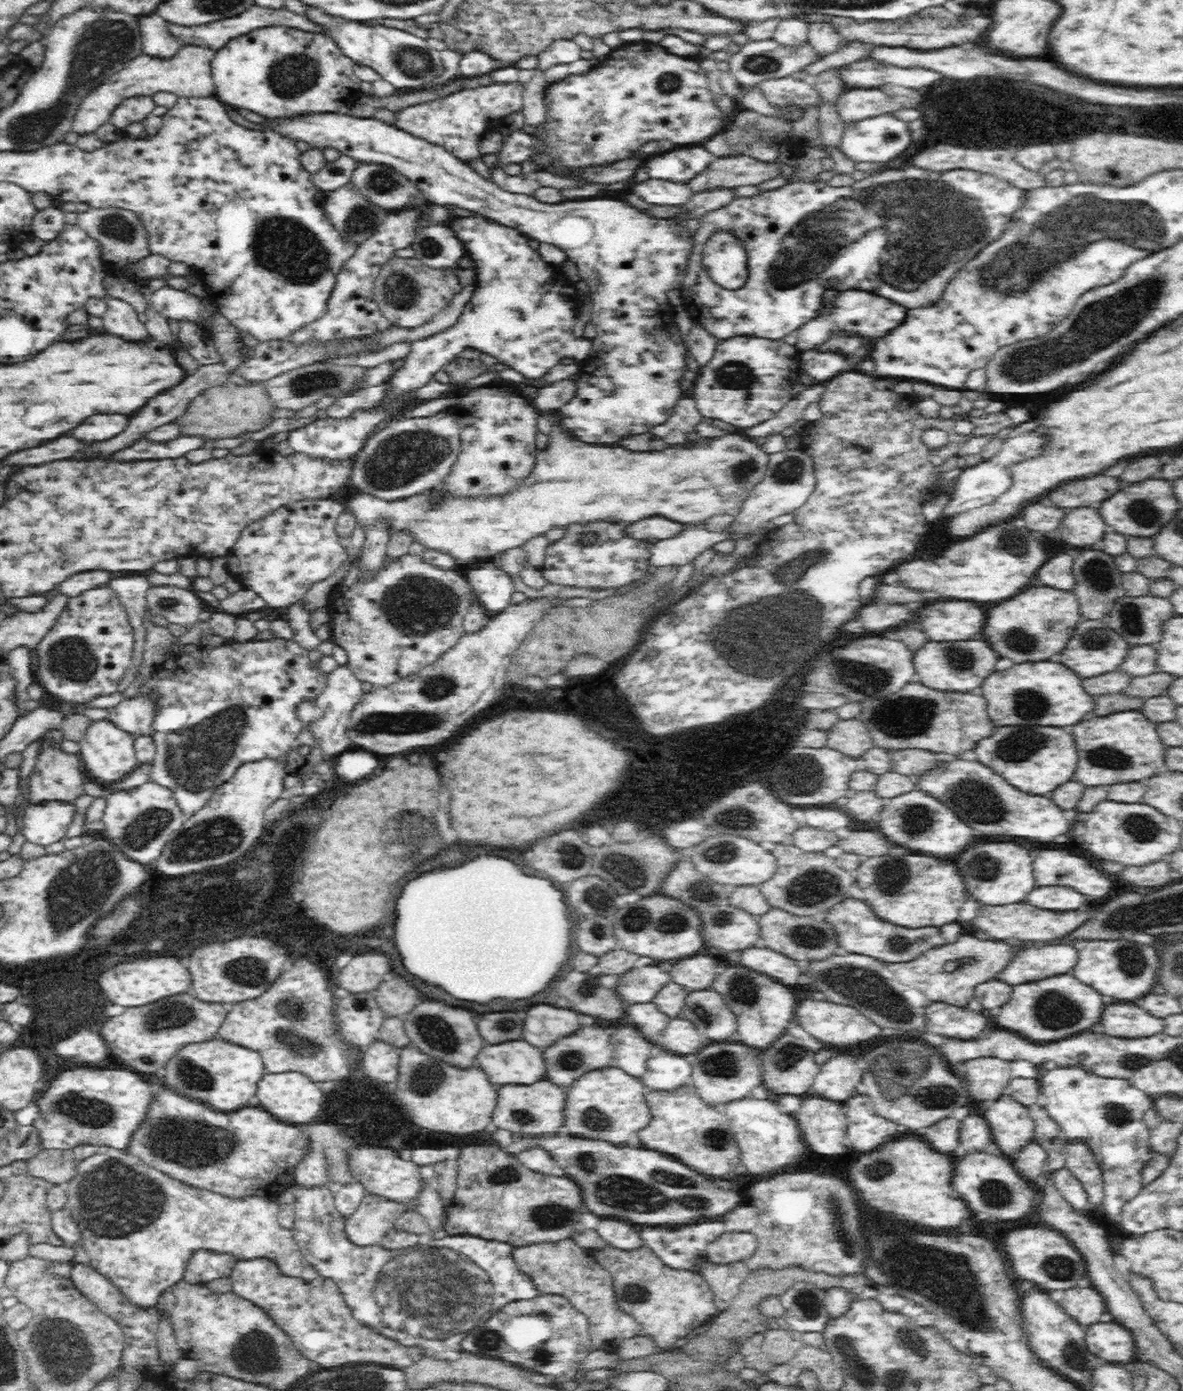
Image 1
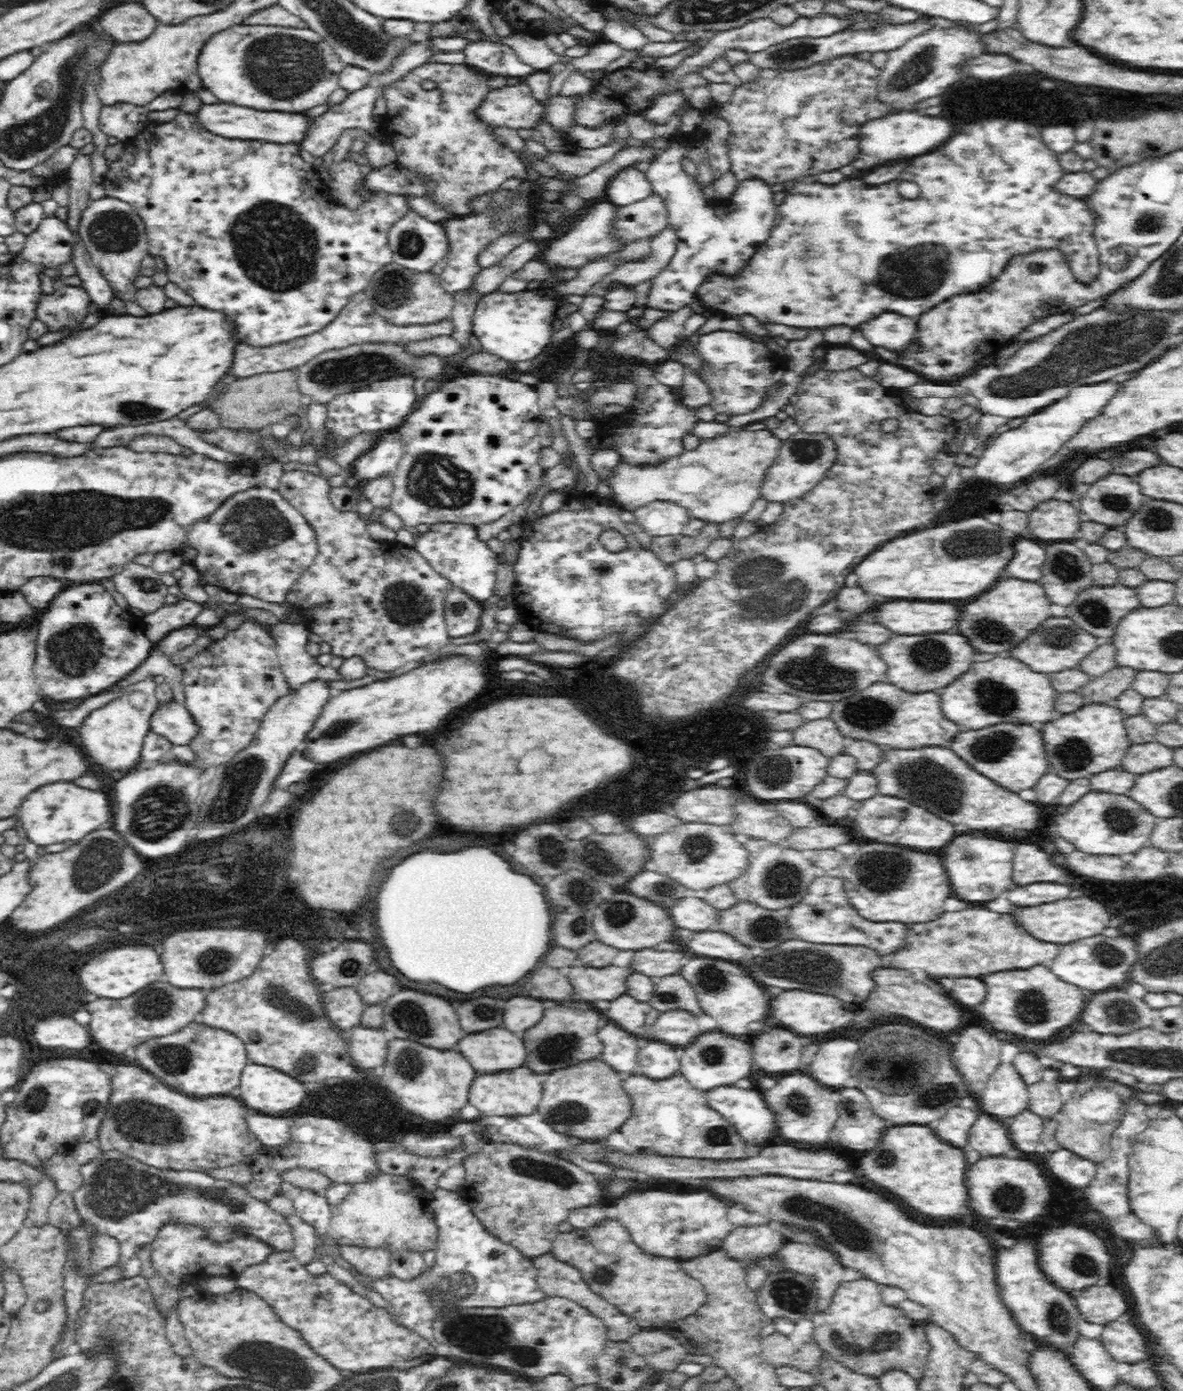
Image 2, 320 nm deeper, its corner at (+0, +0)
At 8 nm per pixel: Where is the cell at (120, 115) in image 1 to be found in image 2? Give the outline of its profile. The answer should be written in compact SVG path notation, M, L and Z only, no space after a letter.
M119 102L103 106L100 114L100 129L109 137L120 141L133 141L134 137L150 123L145 106Z

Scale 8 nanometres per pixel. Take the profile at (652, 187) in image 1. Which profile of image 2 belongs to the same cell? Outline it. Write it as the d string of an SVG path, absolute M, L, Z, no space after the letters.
M625 168L608 182L604 199L622 207L640 202L652 195L654 189L646 174L636 168Z

